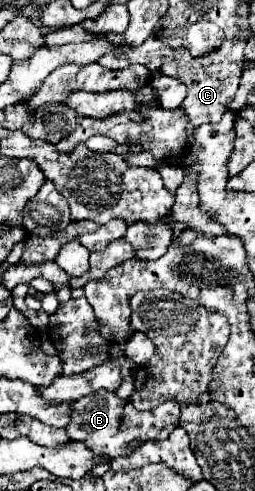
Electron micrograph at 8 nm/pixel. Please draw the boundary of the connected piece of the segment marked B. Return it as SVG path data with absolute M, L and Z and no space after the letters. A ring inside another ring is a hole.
M97 391L95 395L89 395L87 399L75 401L75 411L71 413L71 423L67 425L67 435L71 435L73 441L83 441L87 449L93 453L103 453L109 457L117 455L129 455L133 449L127 449L129 441L135 437L145 443L147 439L163 441L167 435L177 427L179 419L179 407L175 403L161 403L155 407L155 411L135 411L129 401L121 401L115 393L109 391Z

